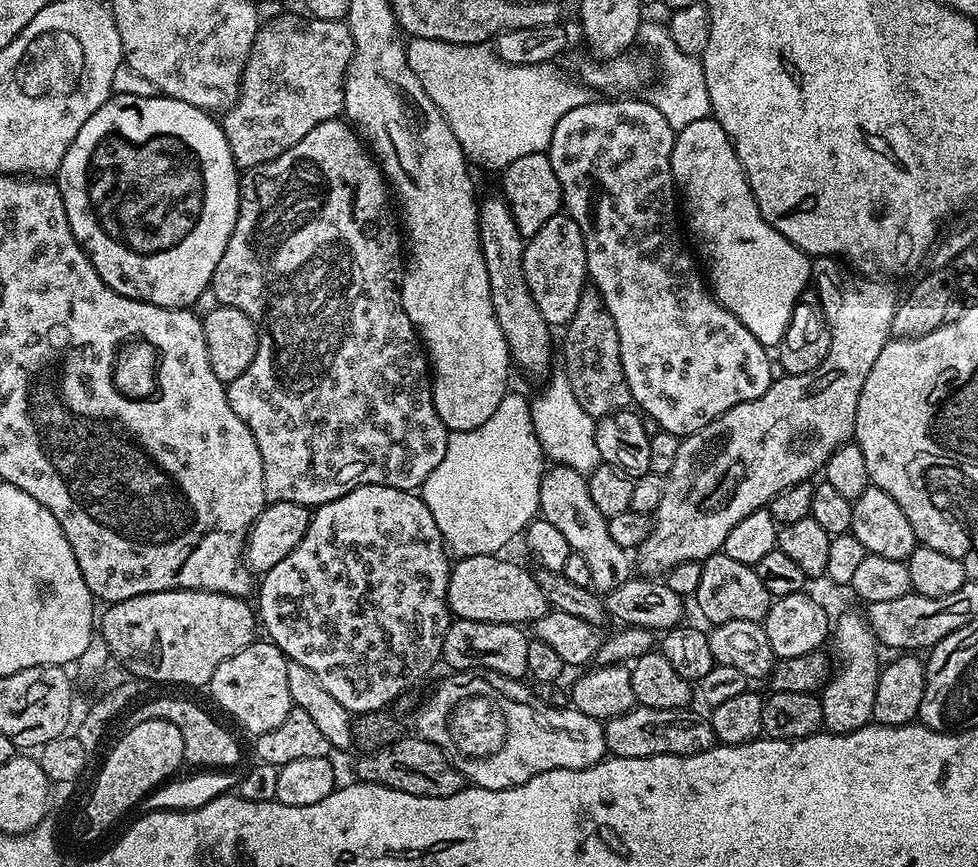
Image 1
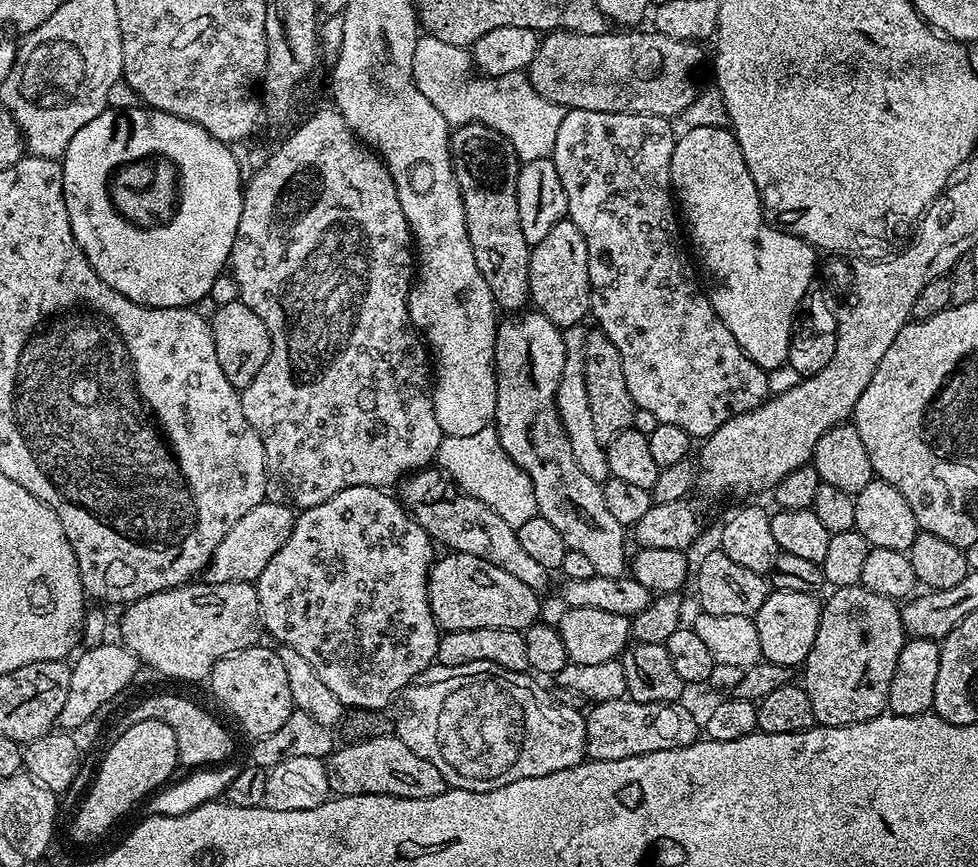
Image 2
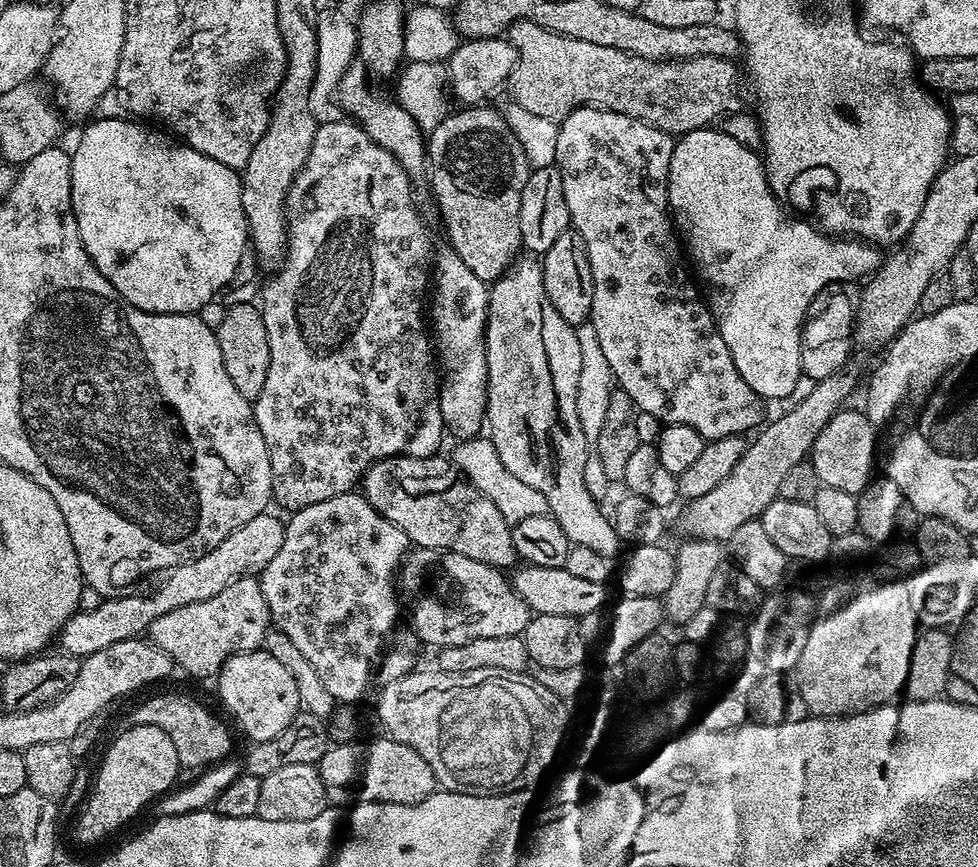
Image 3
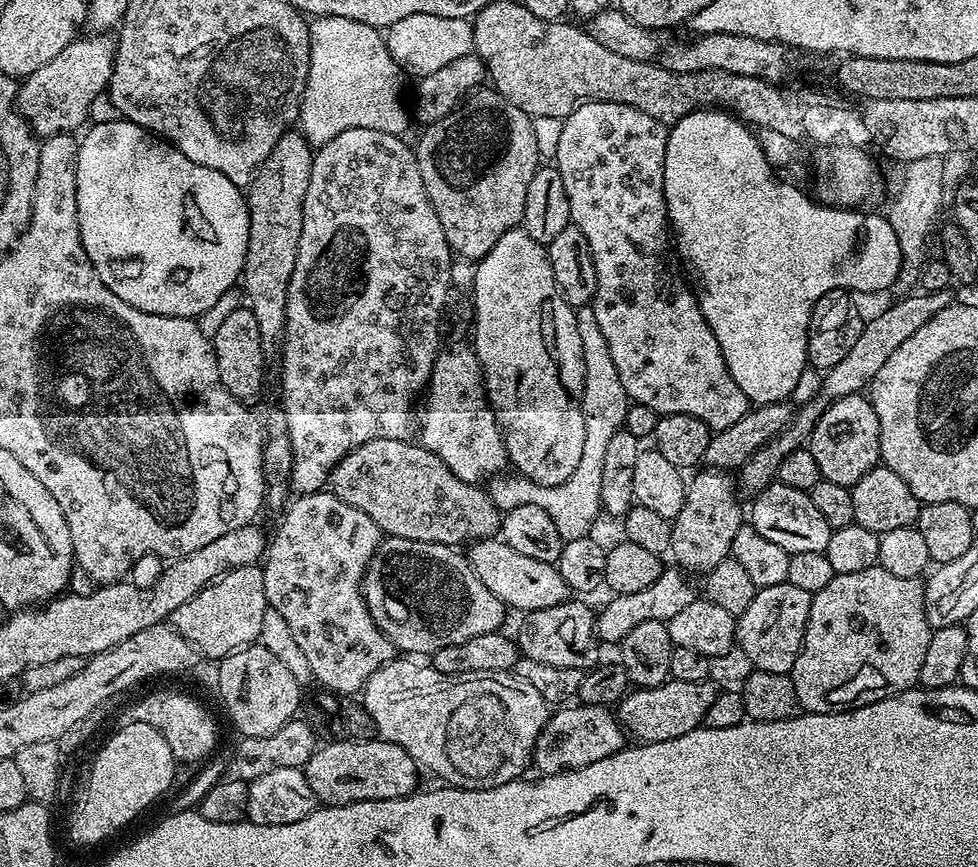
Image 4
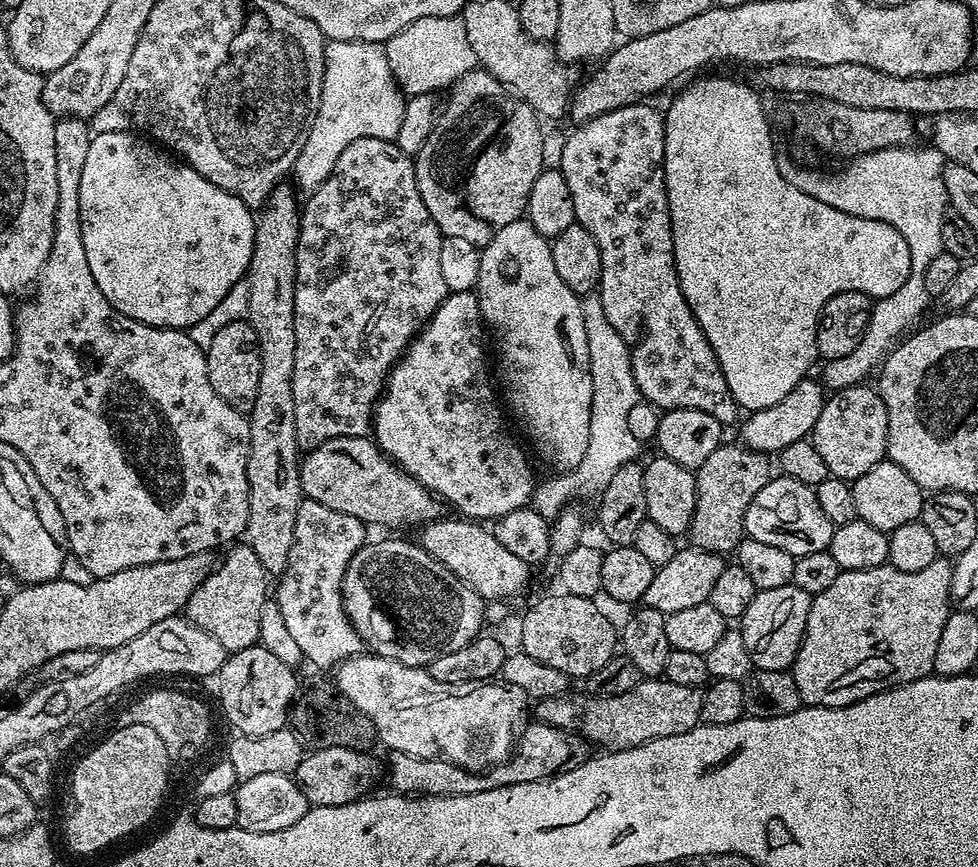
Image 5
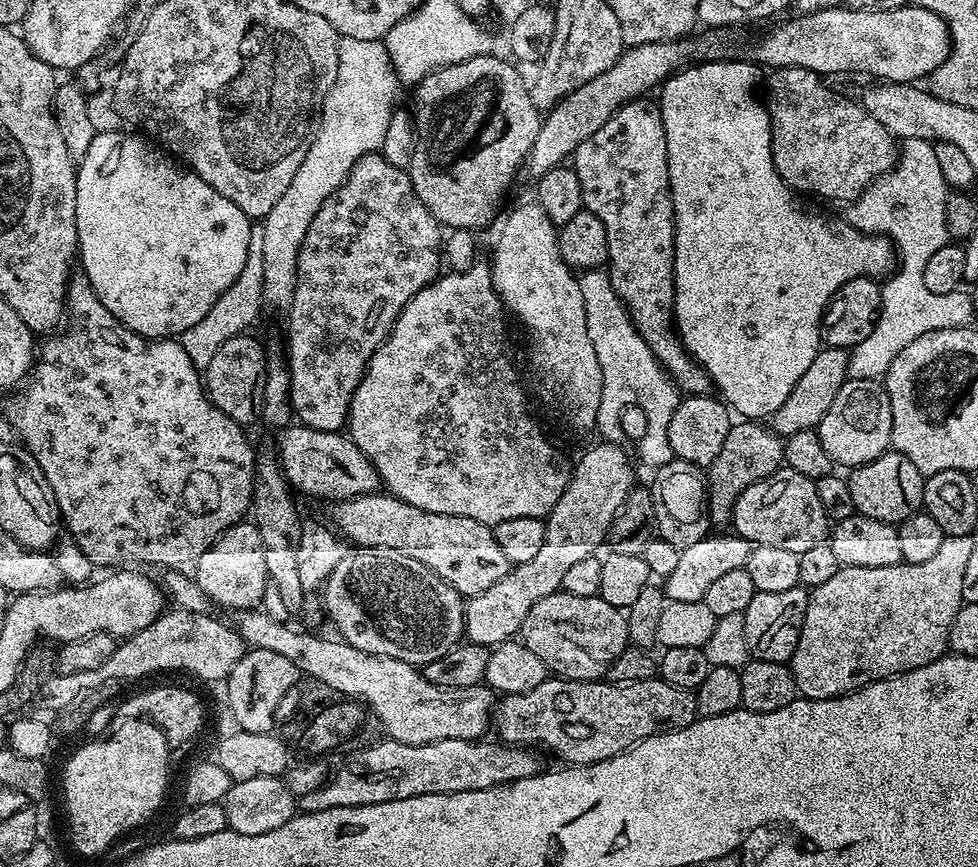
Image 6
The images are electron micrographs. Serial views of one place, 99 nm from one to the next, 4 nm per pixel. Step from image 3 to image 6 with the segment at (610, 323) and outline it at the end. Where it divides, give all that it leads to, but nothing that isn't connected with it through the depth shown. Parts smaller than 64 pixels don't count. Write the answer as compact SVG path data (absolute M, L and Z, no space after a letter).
M641 98L639 100L629 100L627 104L621 104L618 111L606 122L606 126L598 126L595 134L590 134L586 142L582 142L570 157L571 167L576 169L578 174L578 186L582 186L583 211L595 214L602 221L602 226L606 226L606 242L608 243L608 263L606 271L614 290L618 294L620 301L624 303L624 309L630 314L638 334L650 346L650 350L656 355L656 360L664 369L667 379L672 380L681 388L681 393L690 396L706 396L713 391L714 385L708 377L708 372L696 361L684 348L684 343L680 340L680 334L676 330L672 311L674 310L674 258L676 257L676 247L674 238L676 237L676 219L672 216L672 191L670 190L670 178L668 177L668 155L666 154L666 130L662 126L662 114L659 103L651 99Z

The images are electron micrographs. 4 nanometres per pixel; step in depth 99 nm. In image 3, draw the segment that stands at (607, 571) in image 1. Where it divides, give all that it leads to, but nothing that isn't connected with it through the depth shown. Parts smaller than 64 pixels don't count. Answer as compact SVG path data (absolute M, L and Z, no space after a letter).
M528 258L532 260L524 259L517 259L516 263L511 264L503 276L495 281L488 290L488 321L484 331L486 374L488 375L488 401L484 411L486 417L486 436L487 439L494 442L494 450L498 450L498 458L502 458L502 466L506 466L506 470L510 470L510 474L514 474L514 478L522 478L522 482L526 482L526 486L534 486L534 490L538 490L538 494L542 494L542 498L546 498L548 512L558 522L558 526L562 526L569 545L587 546L589 550L598 550L598 554L612 558L615 557L616 551L618 551L617 553L621 551L622 541L616 535L612 521L606 515L605 509L604 512L600 509L599 502L595 500L597 497L590 490L586 490L586 482L584 481L586 462L590 455L590 442L586 438L586 434L582 434L582 422L578 422L576 402L578 374L582 374L582 346L578 346L578 334L575 327L568 324L566 318L562 318L562 314L558 314L558 310L554 310L554 305L550 303L550 298L546 298L544 269L541 261L536 258Z

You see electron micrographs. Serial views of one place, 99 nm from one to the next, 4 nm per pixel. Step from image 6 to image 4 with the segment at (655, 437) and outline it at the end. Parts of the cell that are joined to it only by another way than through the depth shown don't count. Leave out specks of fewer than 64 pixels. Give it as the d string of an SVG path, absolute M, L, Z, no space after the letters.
M591 306L575 309L578 322L578 334L584 347L584 393L582 406L590 410L587 420L588 439L584 441L582 462L578 462L578 470L564 484L536 484L519 474L501 475L487 481L486 491L501 513L514 510L514 506L542 506L554 518L558 526L558 534L564 541L582 538L593 531L592 523L602 516L600 495L602 494L602 461L606 458L606 446L610 438L625 427L627 410L630 405L626 390L622 386L622 378L618 378L618 370L614 366L614 358L610 358L610 350L606 338L602 338L602 330L598 330L598 322L594 318Z

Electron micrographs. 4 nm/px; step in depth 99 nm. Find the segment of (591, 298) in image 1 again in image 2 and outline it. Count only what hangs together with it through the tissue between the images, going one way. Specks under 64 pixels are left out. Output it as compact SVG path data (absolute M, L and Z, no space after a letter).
M599 330L589 331L582 345L584 365L582 371L586 378L586 398L590 398L590 415L594 418L594 435L603 445L609 444L622 430L633 427L637 410L634 398L630 398L630 390L626 390L626 374L622 374L622 358L618 354L618 346L606 338Z

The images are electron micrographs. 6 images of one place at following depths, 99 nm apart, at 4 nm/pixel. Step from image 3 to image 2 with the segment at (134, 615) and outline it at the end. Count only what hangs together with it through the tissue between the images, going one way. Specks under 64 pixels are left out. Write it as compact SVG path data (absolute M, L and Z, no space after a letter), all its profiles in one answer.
M267 502L254 506L234 526L230 526L230 534L218 542L218 550L214 550L212 561L206 569L206 580L209 584L221 584L222 582L246 582L251 584L266 570L270 558L286 546L286 538L296 525L297 513L285 504L269 504Z

